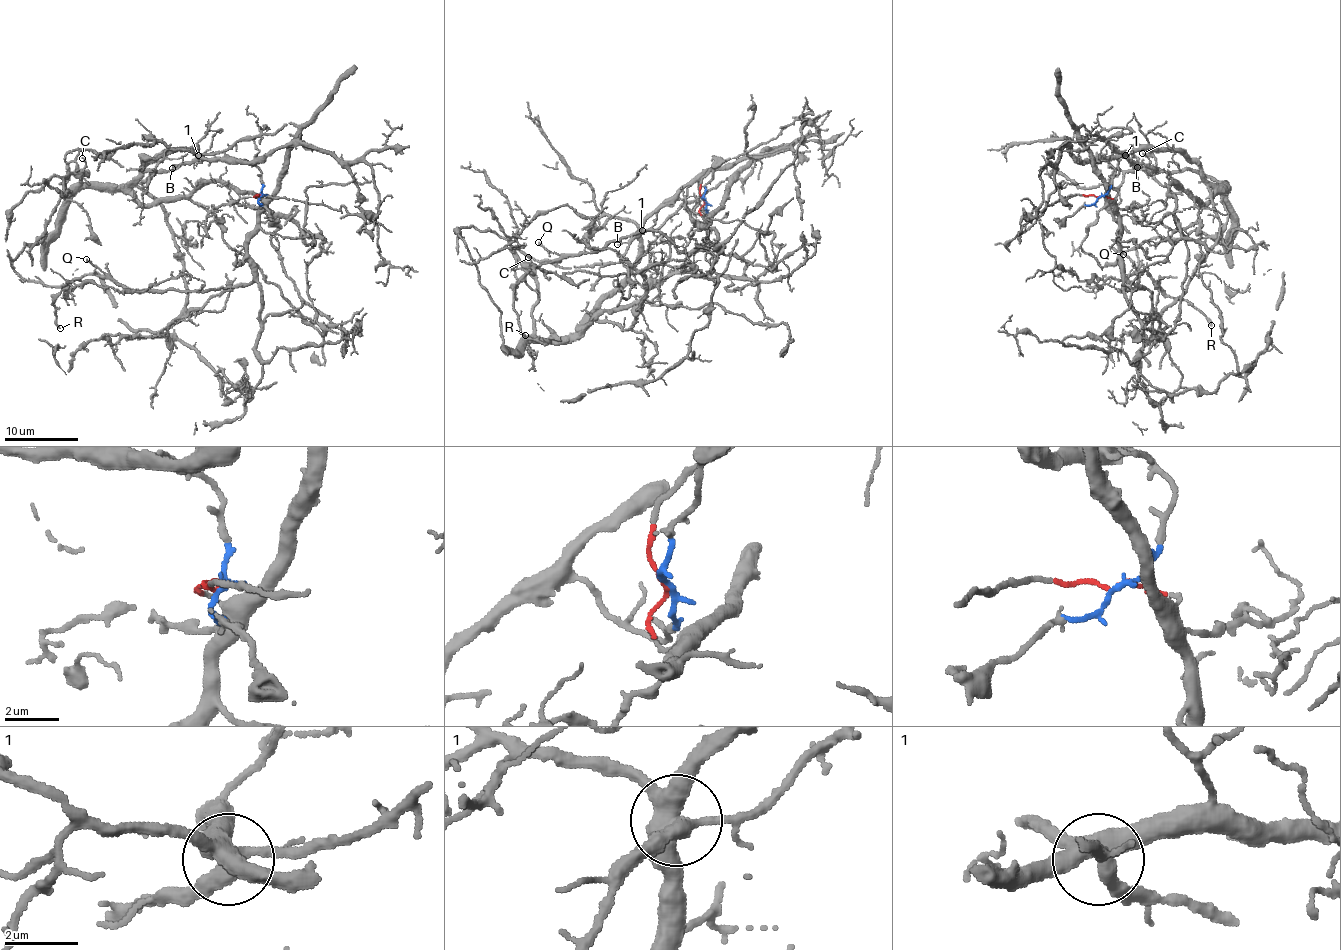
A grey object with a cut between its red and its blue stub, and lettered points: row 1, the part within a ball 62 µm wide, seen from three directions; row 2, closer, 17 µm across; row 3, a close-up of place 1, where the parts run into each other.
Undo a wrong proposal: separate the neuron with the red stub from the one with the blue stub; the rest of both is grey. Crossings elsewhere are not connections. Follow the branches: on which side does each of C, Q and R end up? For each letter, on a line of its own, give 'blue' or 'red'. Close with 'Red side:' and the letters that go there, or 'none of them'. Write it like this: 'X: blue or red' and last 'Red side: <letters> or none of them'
C: blue
Q: red
R: red
Red side: Q, R

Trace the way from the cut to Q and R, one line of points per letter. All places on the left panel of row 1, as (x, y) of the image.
Q: (260, 196), (254, 195), (261, 212), (247, 245), (252, 279), (244, 284), (206, 291), (124, 288), (87, 259)
R: (260, 196), (248, 283), (143, 290), (77, 277), (54, 298), (59, 327)

